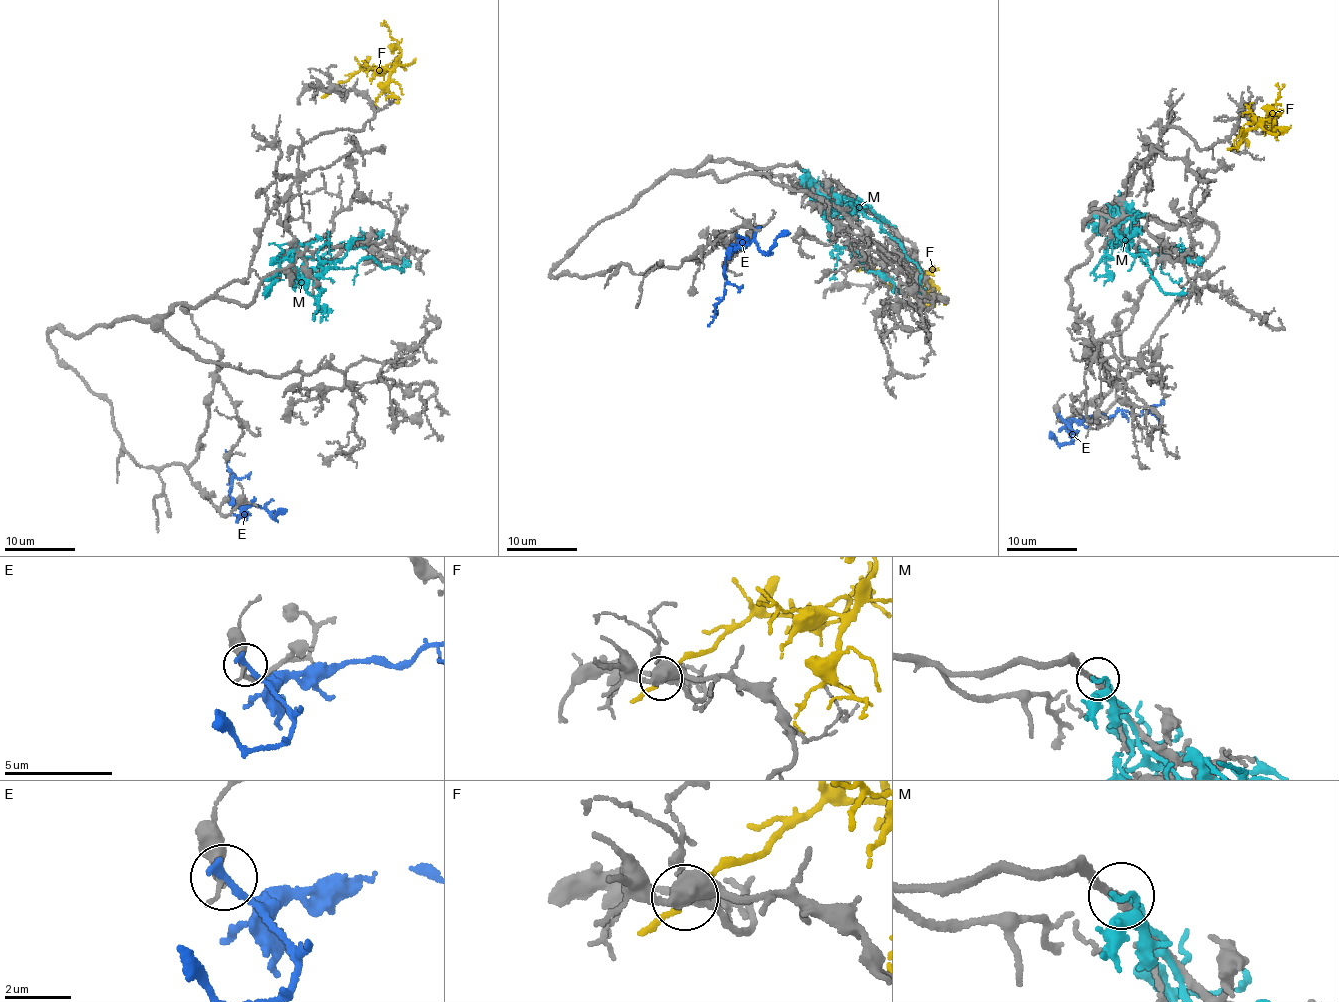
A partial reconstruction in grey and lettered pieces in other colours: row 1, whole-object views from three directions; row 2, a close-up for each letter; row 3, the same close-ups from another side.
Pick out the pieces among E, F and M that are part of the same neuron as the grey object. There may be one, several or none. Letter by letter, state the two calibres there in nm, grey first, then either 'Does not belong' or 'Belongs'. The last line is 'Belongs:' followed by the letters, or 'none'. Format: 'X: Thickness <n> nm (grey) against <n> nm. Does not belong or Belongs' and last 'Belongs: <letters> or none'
E: Thickness 200 nm (grey) against 300 nm. Does not belong
F: Thickness 180 nm (grey) against 140 nm. Does not belong
M: Thickness 260 nm (grey) against 190 nm. Does not belong
Belongs: none

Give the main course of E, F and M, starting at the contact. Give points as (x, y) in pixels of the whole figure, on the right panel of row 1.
E: (1059, 416), (1068, 423), (1088, 417), (1111, 417), (1120, 410), (1139, 416), (1152, 413), (1163, 432)
F: (1251, 118), (1253, 115), (1272, 120), (1272, 129), (1258, 123), (1270, 117), (1276, 107), (1280, 90), (1275, 84)
M: (1094, 216), (1111, 219), (1118, 238), (1116, 244), (1121, 243), (1134, 257), (1146, 259), (1163, 293), (1189, 295)

